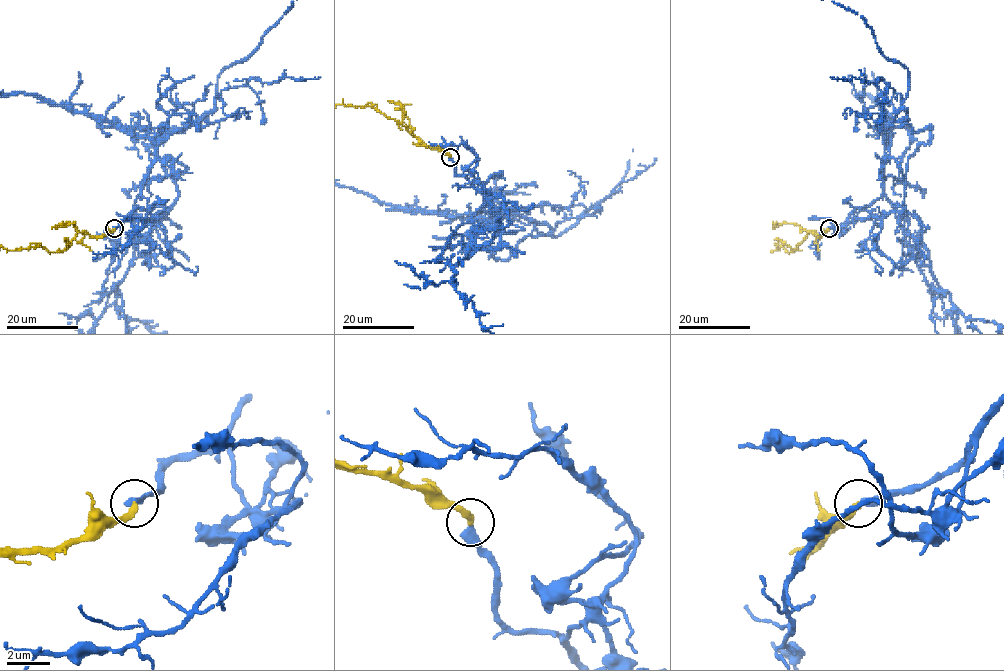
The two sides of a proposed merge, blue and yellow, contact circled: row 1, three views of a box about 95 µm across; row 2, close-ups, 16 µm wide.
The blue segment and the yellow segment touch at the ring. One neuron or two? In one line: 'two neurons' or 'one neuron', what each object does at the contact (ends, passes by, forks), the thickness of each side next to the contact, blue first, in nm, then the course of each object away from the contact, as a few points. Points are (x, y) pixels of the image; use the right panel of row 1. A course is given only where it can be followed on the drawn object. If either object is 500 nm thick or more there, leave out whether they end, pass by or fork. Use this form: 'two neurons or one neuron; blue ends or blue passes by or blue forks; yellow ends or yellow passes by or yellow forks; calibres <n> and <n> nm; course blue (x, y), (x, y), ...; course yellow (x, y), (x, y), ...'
one neuron; blue ends; yellow ends; calibres 400 and 320 nm

